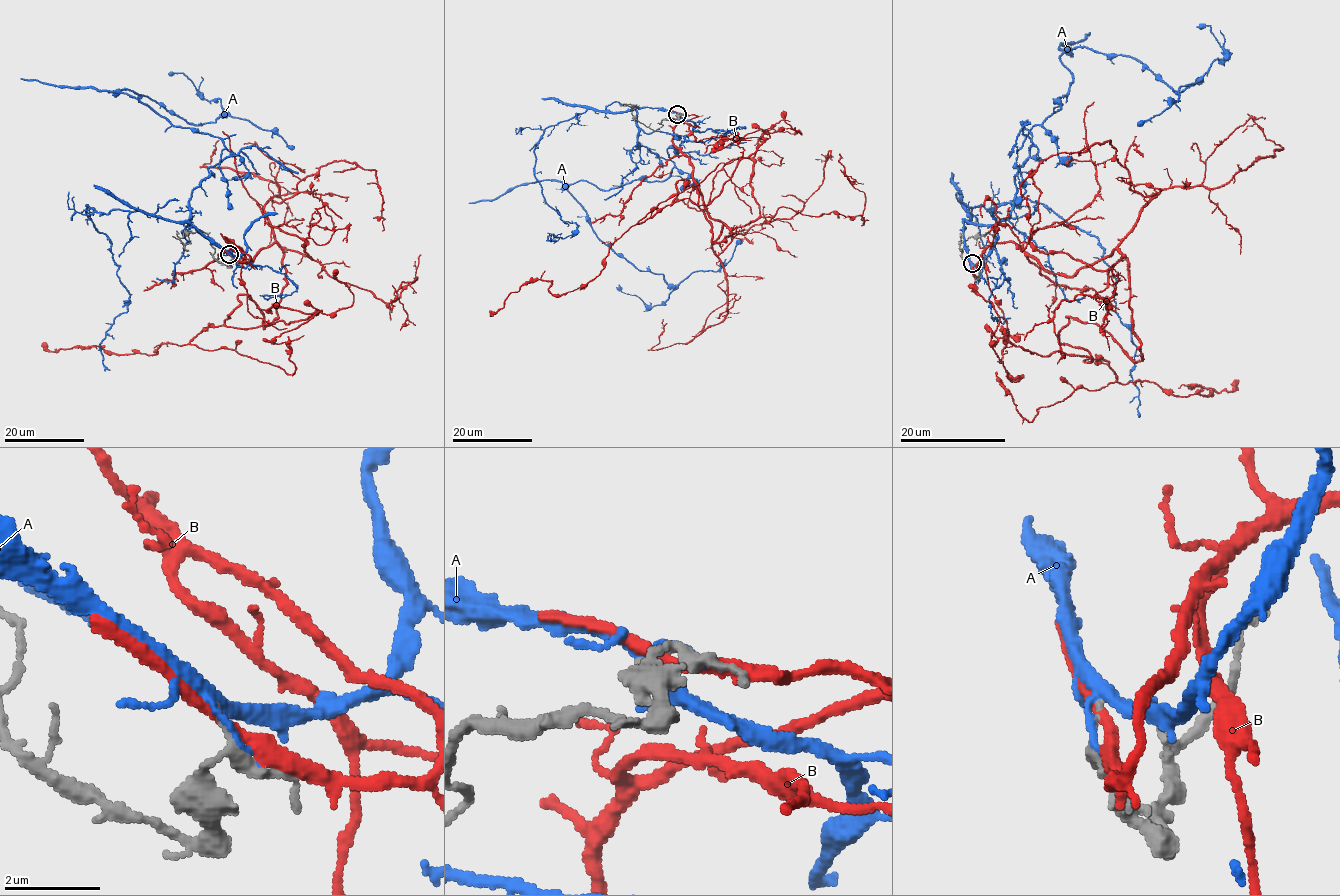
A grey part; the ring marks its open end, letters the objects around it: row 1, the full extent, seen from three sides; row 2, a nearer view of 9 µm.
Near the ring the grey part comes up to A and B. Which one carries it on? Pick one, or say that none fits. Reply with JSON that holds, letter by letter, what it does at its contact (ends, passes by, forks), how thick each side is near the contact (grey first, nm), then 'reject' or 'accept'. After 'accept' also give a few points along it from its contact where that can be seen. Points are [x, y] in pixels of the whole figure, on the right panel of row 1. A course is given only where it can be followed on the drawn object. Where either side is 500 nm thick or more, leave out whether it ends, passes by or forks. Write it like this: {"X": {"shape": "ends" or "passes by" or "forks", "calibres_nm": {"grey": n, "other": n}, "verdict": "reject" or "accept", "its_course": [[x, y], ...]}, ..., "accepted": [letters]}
{"A": {"shape": "ends", "calibres_nm": {"grey": 180, "other": 130}, "verdict": "reject"}, "B": {"shape": "passes by", "calibres_nm": {"grey": 140, "other": 220}, "verdict": "reject"}, "accepted": []}

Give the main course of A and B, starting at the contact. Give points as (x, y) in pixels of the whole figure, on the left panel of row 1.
A: (232, 258), (188, 222), (223, 142), (120, 90), (190, 124), (246, 120), (294, 148)
B: (230, 255), (249, 260), (225, 238), (250, 264), (283, 254), (264, 328), (240, 294), (156, 354), (43, 342)

